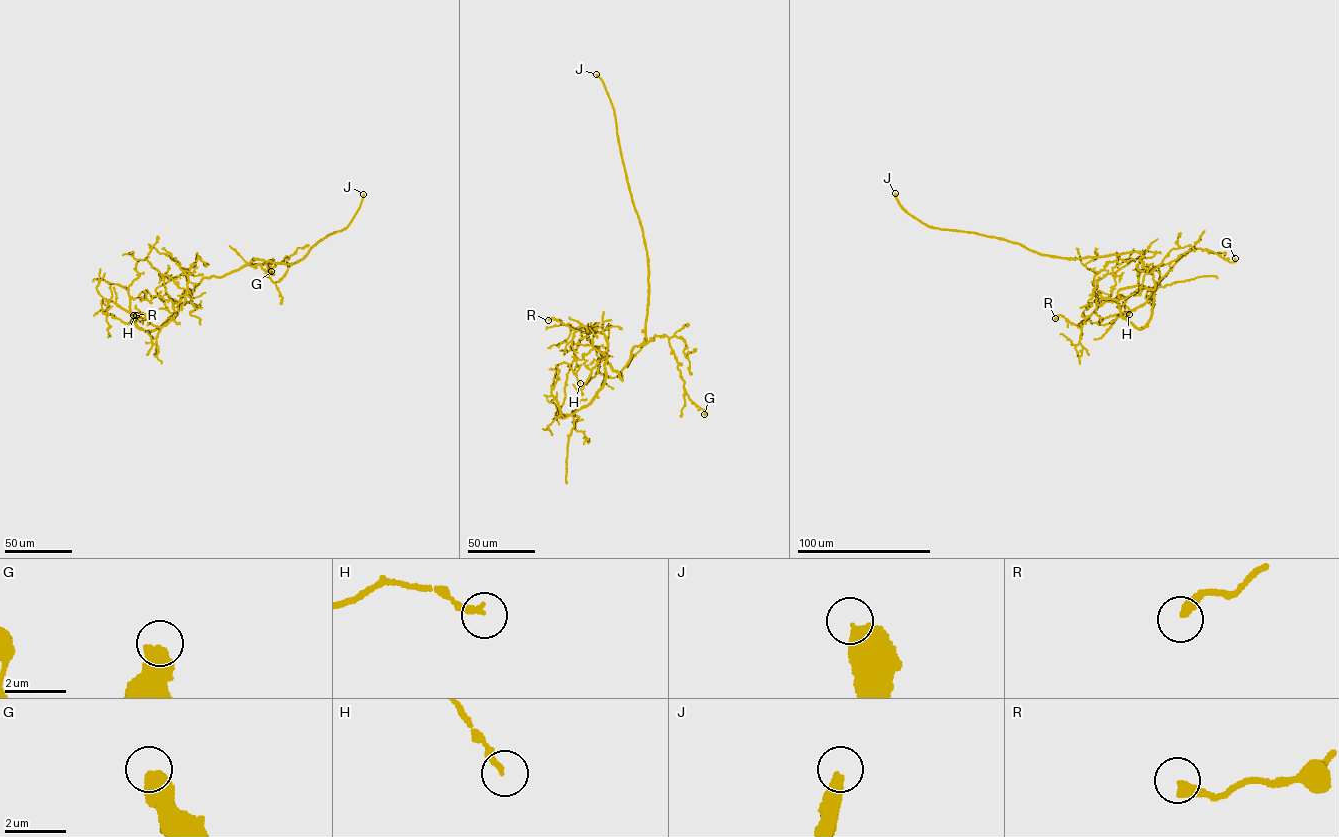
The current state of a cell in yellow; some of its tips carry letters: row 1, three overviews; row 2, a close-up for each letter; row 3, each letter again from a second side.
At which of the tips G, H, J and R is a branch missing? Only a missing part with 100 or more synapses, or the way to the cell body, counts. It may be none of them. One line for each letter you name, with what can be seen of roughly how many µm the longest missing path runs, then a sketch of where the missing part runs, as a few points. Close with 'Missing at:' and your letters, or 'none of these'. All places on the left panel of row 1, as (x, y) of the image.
J: Missing length about 350 µm
Missing at: J

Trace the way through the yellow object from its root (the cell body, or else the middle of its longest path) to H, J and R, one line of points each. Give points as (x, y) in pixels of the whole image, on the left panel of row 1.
H: (230, 272), (185, 290), (178, 313), (152, 330), (111, 301), (103, 313), (128, 324), (136, 315)
J: (230, 272), (256, 259), (288, 264), (302, 259), (316, 243), (347, 228), (363, 194)
R: (230, 272), (202, 278), (192, 294), (185, 290), (162, 326), (148, 323), (142, 312), (133, 315)

